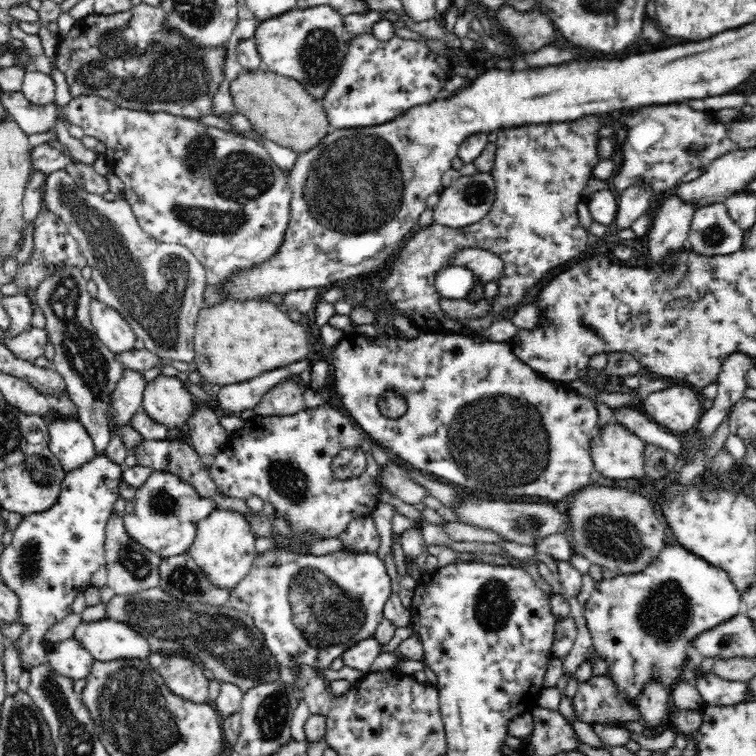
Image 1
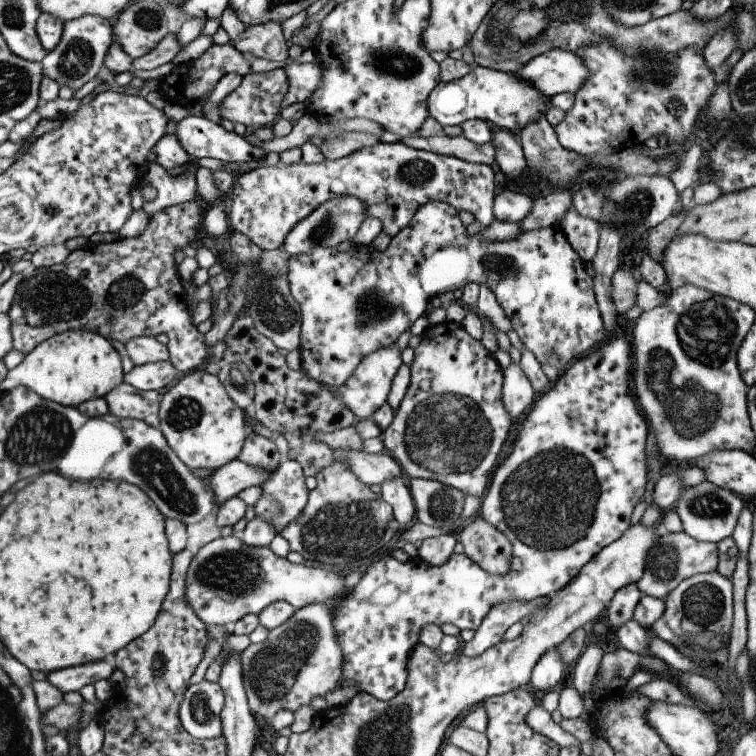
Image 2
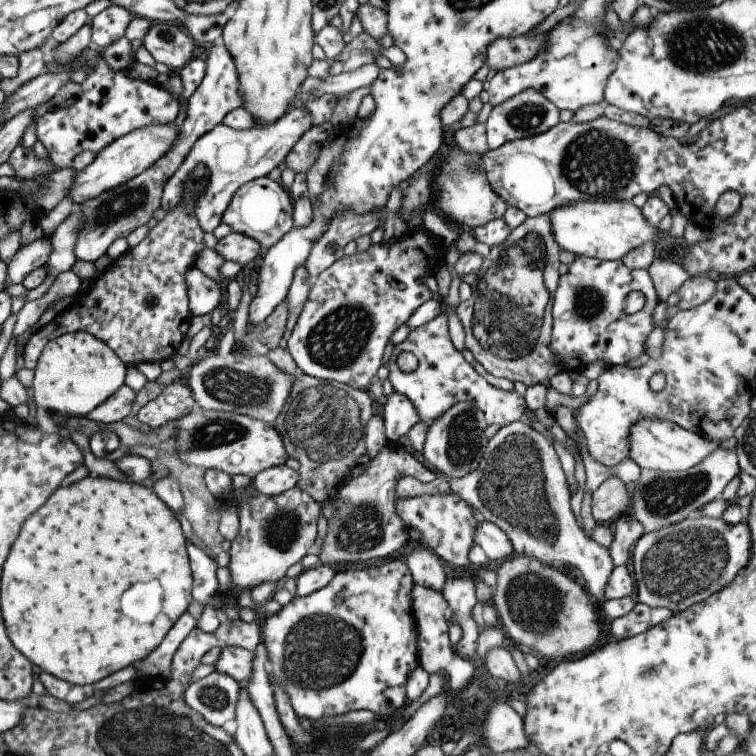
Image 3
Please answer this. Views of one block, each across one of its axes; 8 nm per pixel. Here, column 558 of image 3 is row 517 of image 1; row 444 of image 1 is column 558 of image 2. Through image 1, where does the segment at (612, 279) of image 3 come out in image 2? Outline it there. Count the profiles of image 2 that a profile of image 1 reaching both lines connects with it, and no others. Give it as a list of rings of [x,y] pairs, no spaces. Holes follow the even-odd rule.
[[[431,201],[424,204],[416,214],[412,216],[412,220],[410,220],[408,226],[402,228],[402,230],[391,239],[390,245],[384,252],[379,252],[372,247],[368,250],[363,245],[354,245],[354,248],[348,253],[339,252],[335,248],[314,247],[308,253],[298,254],[298,256],[290,255],[290,258],[288,258],[287,282],[289,283],[292,297],[300,304],[300,311],[302,312],[299,348],[302,358],[301,371],[308,374],[308,376],[316,380],[316,382],[321,382],[323,385],[333,390],[338,388],[338,386],[342,386],[342,384],[354,374],[354,368],[362,362],[362,358],[365,358],[368,354],[372,354],[372,352],[376,352],[378,348],[392,346],[392,344],[395,344],[398,338],[400,338],[400,334],[406,332],[406,330],[411,330],[416,319],[428,313],[427,304],[434,296],[439,296],[440,294],[449,295],[456,288],[460,289],[461,286],[466,286],[466,284],[471,283],[484,284],[494,294],[496,300],[498,300],[498,304],[500,304],[500,308],[504,310],[504,316],[508,318],[512,325],[513,330],[518,333],[525,348],[534,354],[540,365],[550,364],[554,366],[554,368],[557,368],[559,373],[566,372],[566,369],[568,369],[576,359],[596,349],[606,340],[606,328],[604,327],[604,322],[602,321],[602,316],[598,309],[593,279],[586,274],[585,262],[572,250],[570,242],[568,242],[568,238],[566,238],[566,234],[564,234],[560,225],[528,232],[522,231],[516,238],[502,240],[502,242],[482,242],[480,233],[470,236],[470,234],[466,232],[466,226],[464,226],[462,220],[458,218],[458,211],[446,202]]]

